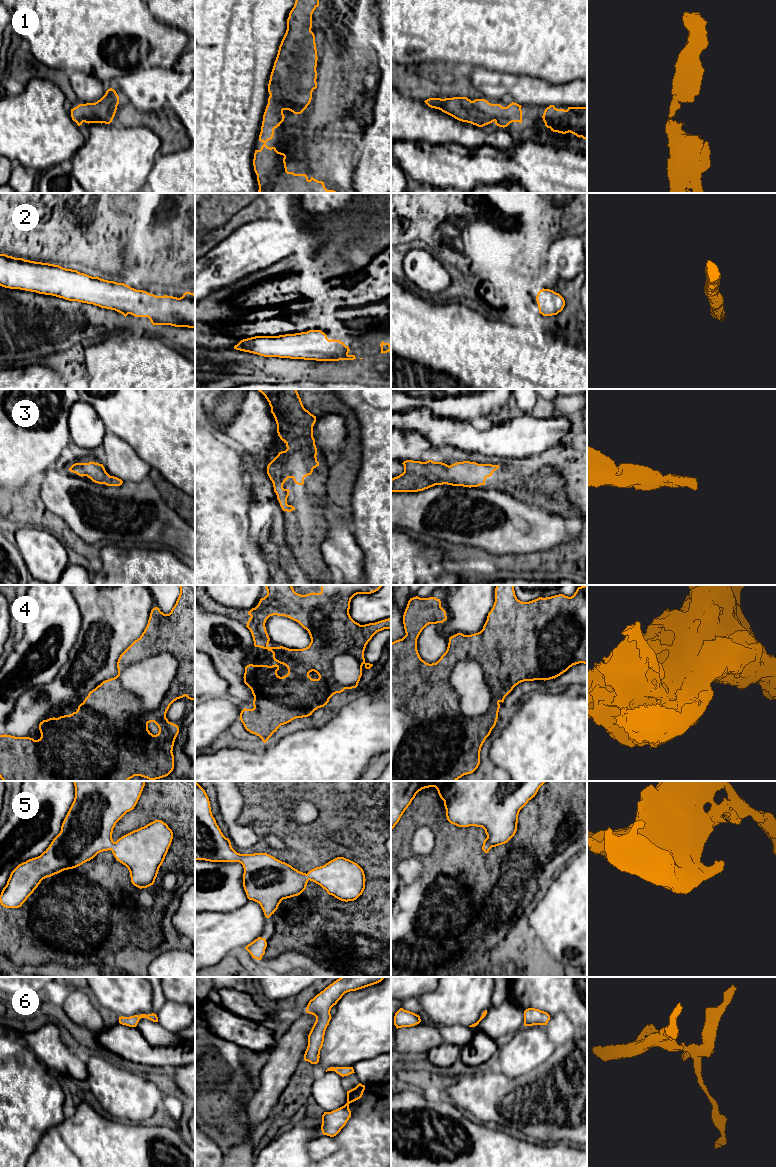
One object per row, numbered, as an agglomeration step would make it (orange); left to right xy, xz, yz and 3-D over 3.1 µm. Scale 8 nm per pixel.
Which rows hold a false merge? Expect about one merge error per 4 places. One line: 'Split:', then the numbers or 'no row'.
Split: 4

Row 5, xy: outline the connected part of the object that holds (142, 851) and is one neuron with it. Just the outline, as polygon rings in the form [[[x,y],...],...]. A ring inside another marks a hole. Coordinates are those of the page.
[[[73,781],[74,801],[62,823],[60,833],[38,857],[19,864],[10,874],[0,895],[6,908],[19,908],[41,881],[64,870],[76,868],[93,859],[98,853],[111,850],[117,861],[125,865],[134,886],[142,889],[154,884],[173,839],[166,823],[155,820],[134,830],[116,842],[112,839],[116,823],[136,806],[145,781]]]

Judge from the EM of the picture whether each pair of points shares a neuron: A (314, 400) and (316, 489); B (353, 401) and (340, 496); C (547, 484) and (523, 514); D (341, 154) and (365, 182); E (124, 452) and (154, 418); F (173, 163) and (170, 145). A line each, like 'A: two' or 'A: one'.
A: two
B: two
C: two
D: two
E: two
F: two

